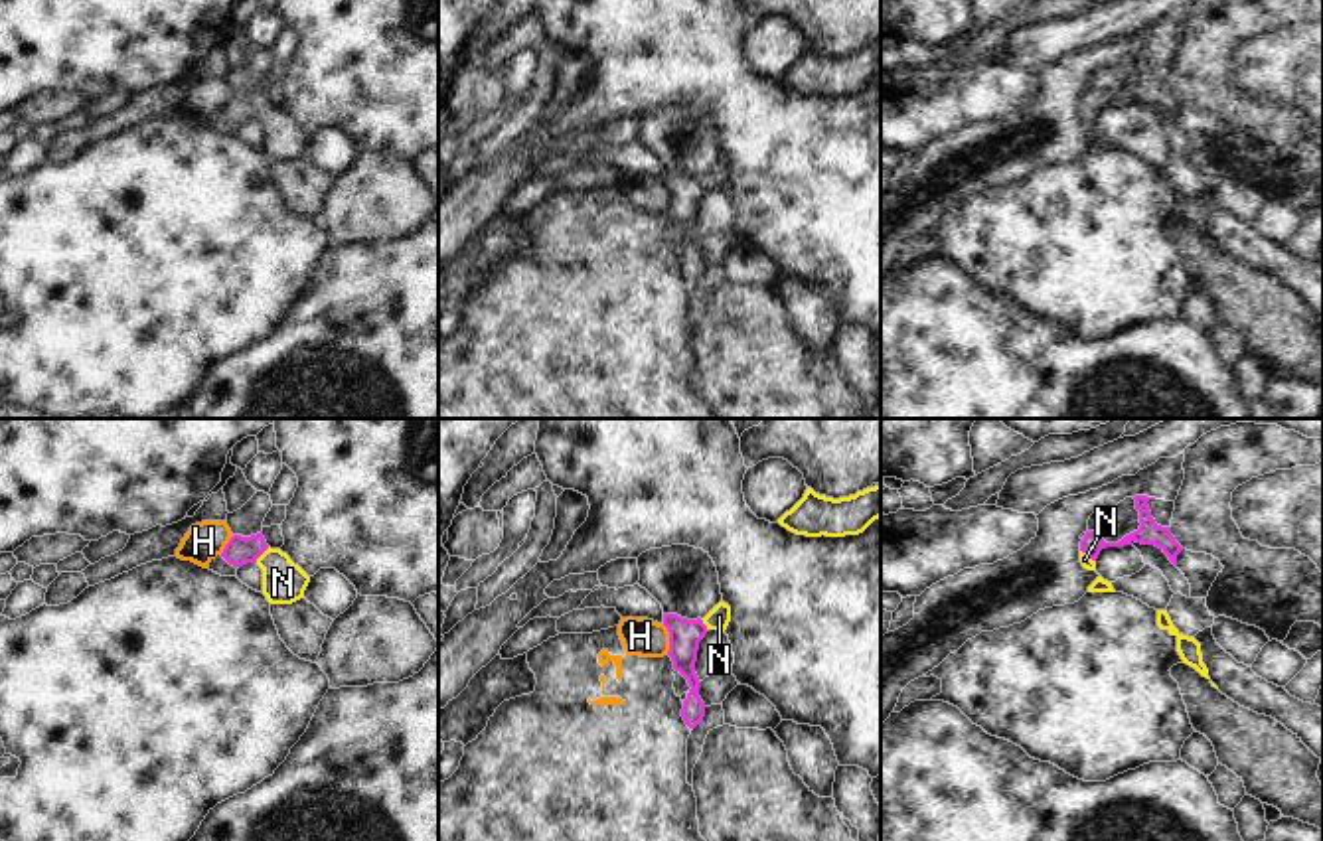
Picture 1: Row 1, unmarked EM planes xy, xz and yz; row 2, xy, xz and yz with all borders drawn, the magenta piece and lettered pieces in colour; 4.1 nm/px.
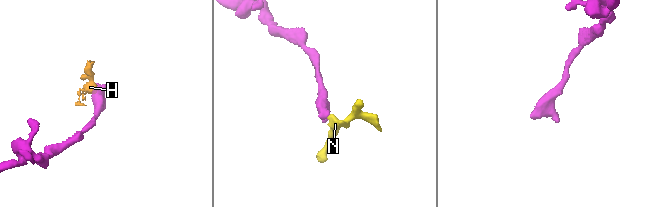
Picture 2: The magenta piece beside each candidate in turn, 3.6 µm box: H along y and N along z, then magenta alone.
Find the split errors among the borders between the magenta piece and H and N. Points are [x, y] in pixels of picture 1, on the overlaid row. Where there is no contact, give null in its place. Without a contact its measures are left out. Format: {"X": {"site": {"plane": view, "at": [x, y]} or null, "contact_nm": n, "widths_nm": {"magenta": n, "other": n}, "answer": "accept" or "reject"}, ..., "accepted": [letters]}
{"H": {"site": {"plane": "xz", "at": [670, 640]}, "contact_nm": 130, "widths_nm": {"magenta": 130, "other": 160}, "answer": "reject"}, "N": {"site": {"plane": "xy", "at": [261, 553]}, "contact_nm": 90, "widths_nm": {"magenta": 120, "other": 180}, "answer": "accept"}, "accepted": ["N"]}

